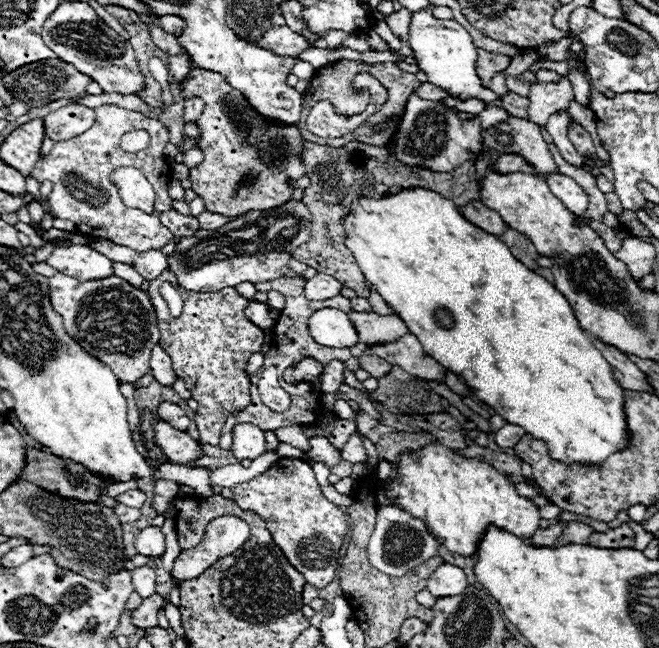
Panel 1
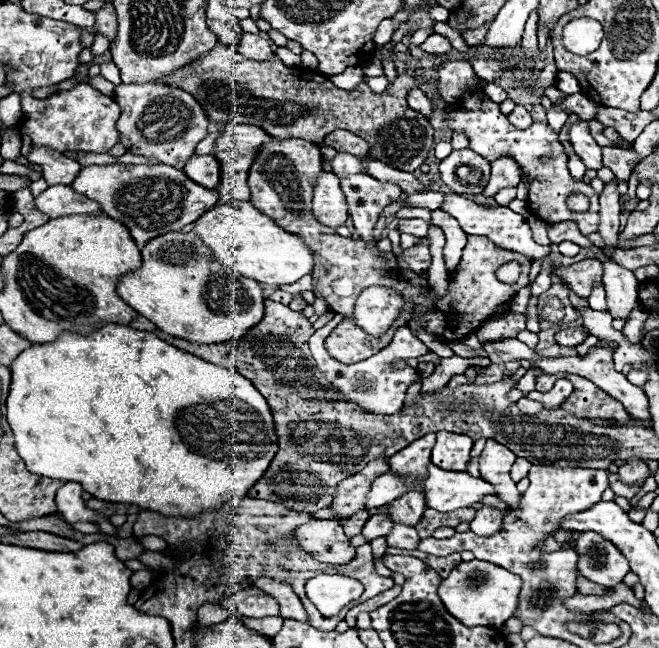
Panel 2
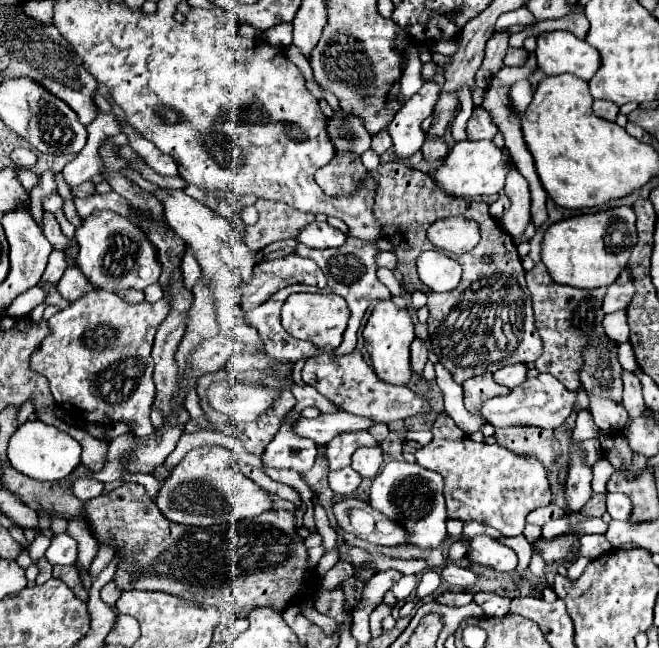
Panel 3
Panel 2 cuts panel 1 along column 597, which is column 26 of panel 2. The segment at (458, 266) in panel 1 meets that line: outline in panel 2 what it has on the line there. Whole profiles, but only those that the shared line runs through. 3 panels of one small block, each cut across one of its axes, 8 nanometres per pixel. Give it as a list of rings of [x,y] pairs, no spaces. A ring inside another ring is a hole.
[[[106,324],[86,336],[76,332],[62,332],[58,340],[50,344],[30,344],[12,364],[12,384],[10,394],[6,400],[8,408],[8,424],[14,432],[14,444],[18,454],[24,458],[28,470],[32,474],[50,476],[54,480],[64,482],[80,482],[86,492],[90,492],[94,498],[108,500],[108,502],[126,502],[136,504],[146,510],[160,512],[162,516],[196,516],[202,510],[208,508],[220,508],[228,502],[234,502],[236,498],[242,498],[248,494],[252,484],[262,478],[266,472],[270,460],[276,454],[276,432],[272,414],[268,408],[268,402],[262,398],[262,394],[254,388],[254,384],[246,378],[242,378],[236,370],[206,362],[190,352],[184,352],[166,340],[160,340],[152,332],[134,330],[130,326],[118,326],[118,324]]]

